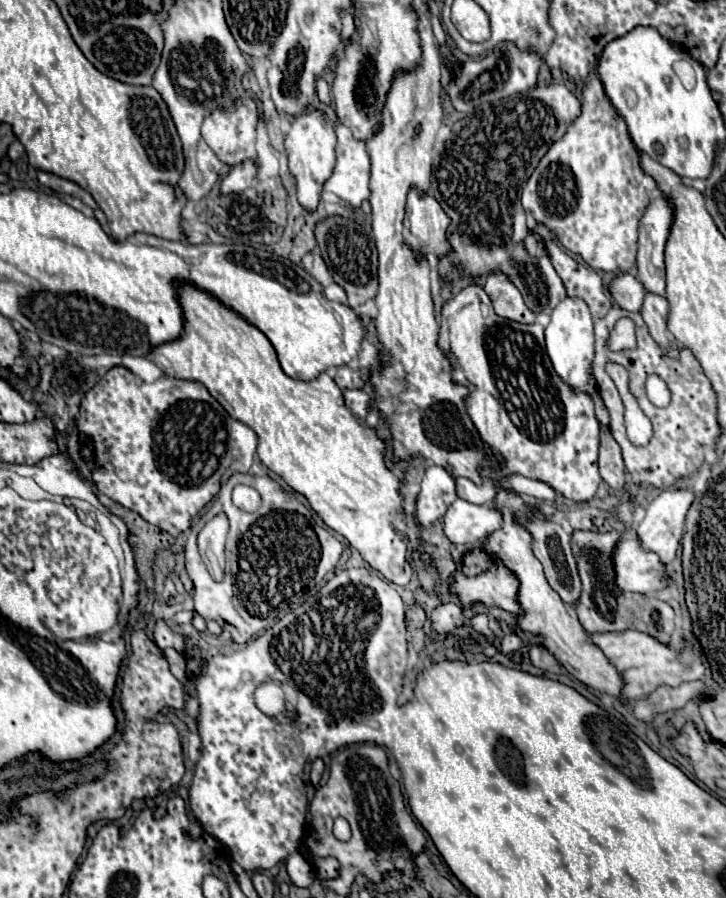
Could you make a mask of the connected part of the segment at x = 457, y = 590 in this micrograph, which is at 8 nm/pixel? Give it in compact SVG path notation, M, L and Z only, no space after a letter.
M498 560L492 568L478 576L466 576L462 572L452 574L452 582L448 584L450 594L454 594L464 608L472 608L474 604L496 606L506 612L516 614L520 606L516 606L516 578L504 570L504 564Z

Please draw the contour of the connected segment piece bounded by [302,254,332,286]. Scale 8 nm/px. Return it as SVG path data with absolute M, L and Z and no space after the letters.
M306 254L306 256L302 258L302 268L304 268L308 274L312 274L322 286L328 286L328 284L332 282L332 278L330 278L330 274L328 274L328 270L326 270L326 266L324 266L324 260L322 260L318 254Z

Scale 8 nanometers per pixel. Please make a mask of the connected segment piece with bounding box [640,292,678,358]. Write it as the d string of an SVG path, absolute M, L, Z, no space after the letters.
M646 292L640 314L646 322L646 326L650 328L652 338L656 338L656 342L660 342L660 346L664 346L668 350L668 354L672 354L672 358L676 358L676 350L678 350L678 342L672 338L672 334L668 334L668 300L664 296Z

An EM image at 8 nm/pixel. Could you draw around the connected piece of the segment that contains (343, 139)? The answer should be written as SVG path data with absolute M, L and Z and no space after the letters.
M344 124L336 128L336 166L332 176L324 182L326 192L334 192L344 202L358 208L362 200L368 200L368 174L370 158L366 146L356 142Z

